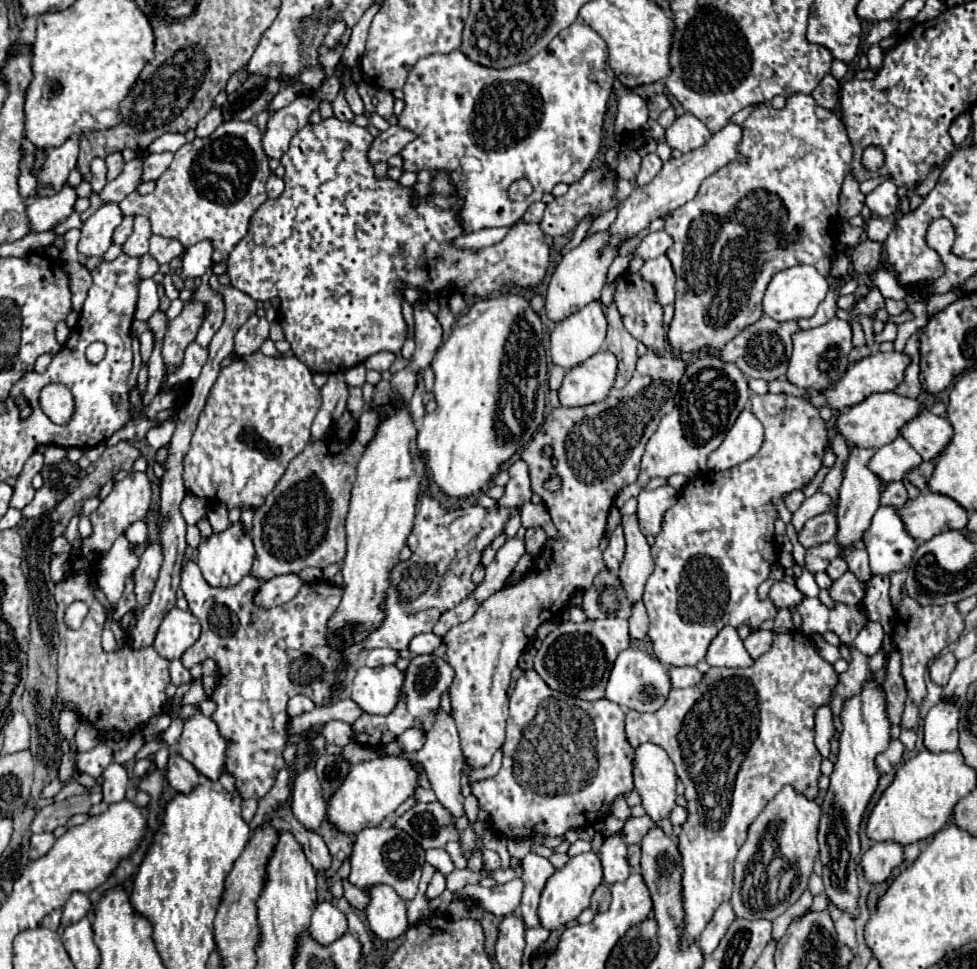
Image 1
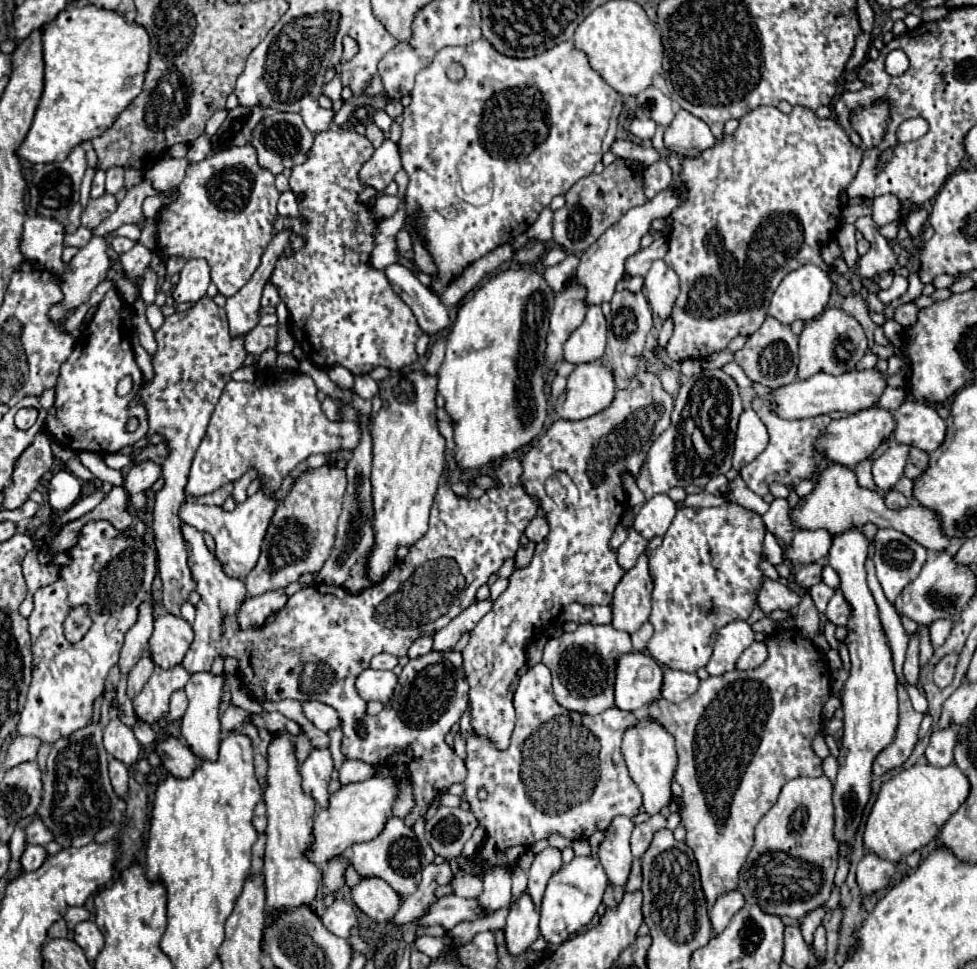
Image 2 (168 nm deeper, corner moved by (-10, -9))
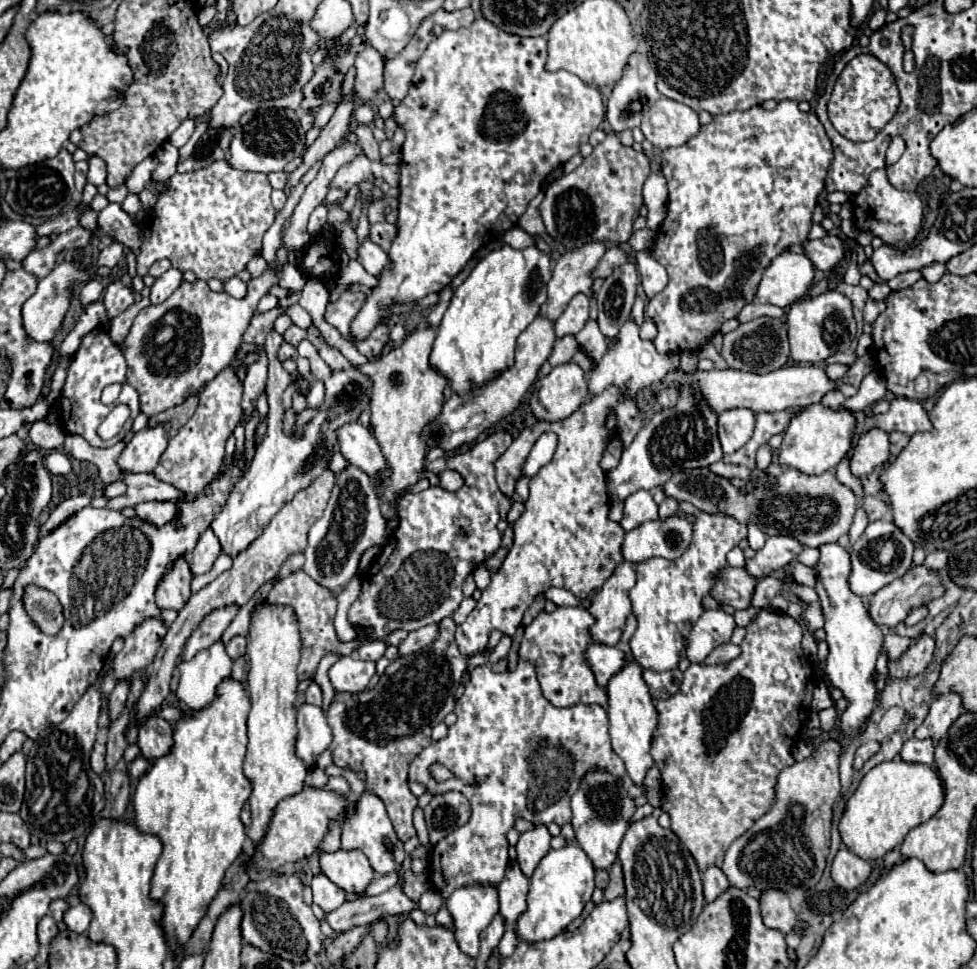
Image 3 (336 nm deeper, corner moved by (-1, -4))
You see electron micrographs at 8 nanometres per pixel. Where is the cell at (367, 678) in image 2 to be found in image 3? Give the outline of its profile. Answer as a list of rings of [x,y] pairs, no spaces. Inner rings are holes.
[[[352,655],[338,657],[338,661],[330,667],[328,677],[336,691],[360,693],[368,687],[370,677],[376,673],[376,665],[372,661],[362,661]]]

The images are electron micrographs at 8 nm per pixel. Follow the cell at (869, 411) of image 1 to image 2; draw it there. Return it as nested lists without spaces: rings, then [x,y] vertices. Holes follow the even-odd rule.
[[[875,406],[851,416],[843,416],[839,420],[831,420],[827,430],[819,438],[817,446],[825,452],[829,460],[843,466],[857,466],[859,462],[871,458],[873,452],[883,444],[883,440],[889,440],[895,434],[895,428],[897,428],[897,422],[893,418],[893,412]]]

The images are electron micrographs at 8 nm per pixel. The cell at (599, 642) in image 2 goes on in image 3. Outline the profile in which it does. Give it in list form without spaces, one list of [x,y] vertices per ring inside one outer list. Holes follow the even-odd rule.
[[[556,607],[552,613],[540,611],[524,629],[518,657],[520,661],[526,659],[536,667],[542,695],[554,707],[572,707],[576,703],[596,703],[606,707],[606,691],[596,683],[594,673],[584,661],[584,649],[592,641],[588,633],[590,623],[594,623],[594,617],[584,607]]]

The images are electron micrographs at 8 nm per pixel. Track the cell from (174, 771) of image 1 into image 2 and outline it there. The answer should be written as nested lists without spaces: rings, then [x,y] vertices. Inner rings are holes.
[[[167,738],[157,742],[157,754],[163,760],[163,766],[175,778],[189,778],[197,768],[197,756],[177,738]]]

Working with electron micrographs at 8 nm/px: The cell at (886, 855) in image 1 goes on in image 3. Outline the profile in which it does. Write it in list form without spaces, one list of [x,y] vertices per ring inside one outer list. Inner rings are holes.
[[[840,847],[840,851],[836,853],[836,857],[832,861],[830,877],[838,887],[842,887],[846,891],[852,891],[868,879],[870,871],[872,871],[872,867],[870,867],[868,861],[860,859],[850,849]]]

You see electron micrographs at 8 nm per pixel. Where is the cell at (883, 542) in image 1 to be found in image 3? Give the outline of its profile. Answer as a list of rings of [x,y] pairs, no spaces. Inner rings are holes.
[[[878,519],[878,521],[868,523],[868,527],[860,535],[860,539],[848,547],[850,561],[852,561],[852,571],[848,577],[850,589],[858,597],[874,595],[874,591],[878,591],[878,587],[892,583],[894,579],[902,577],[910,569],[912,551],[914,551],[914,545],[910,543],[910,539],[906,539],[906,535],[902,535],[902,531],[898,531],[898,527],[894,527],[892,521]]]

